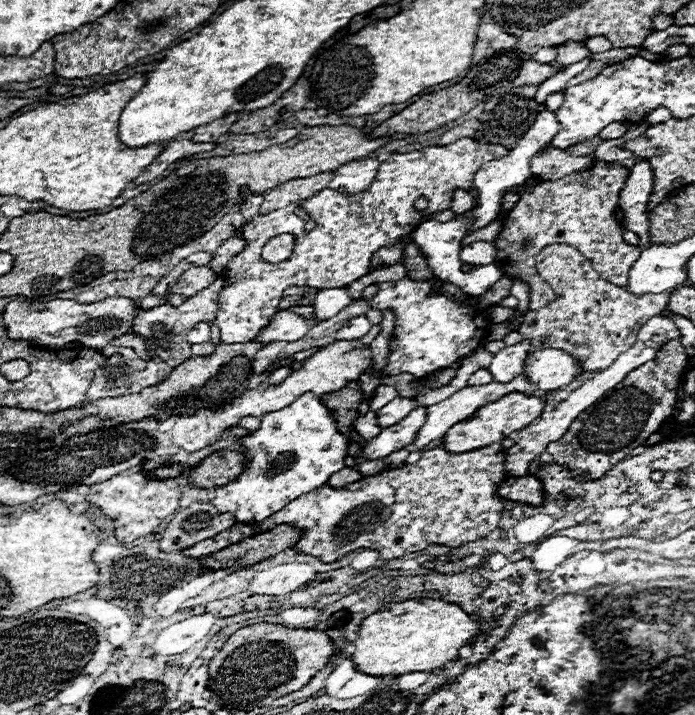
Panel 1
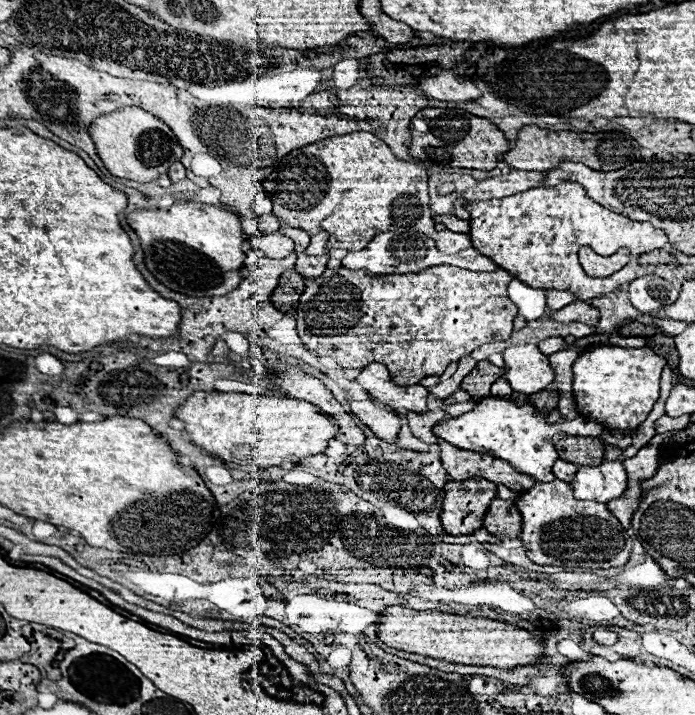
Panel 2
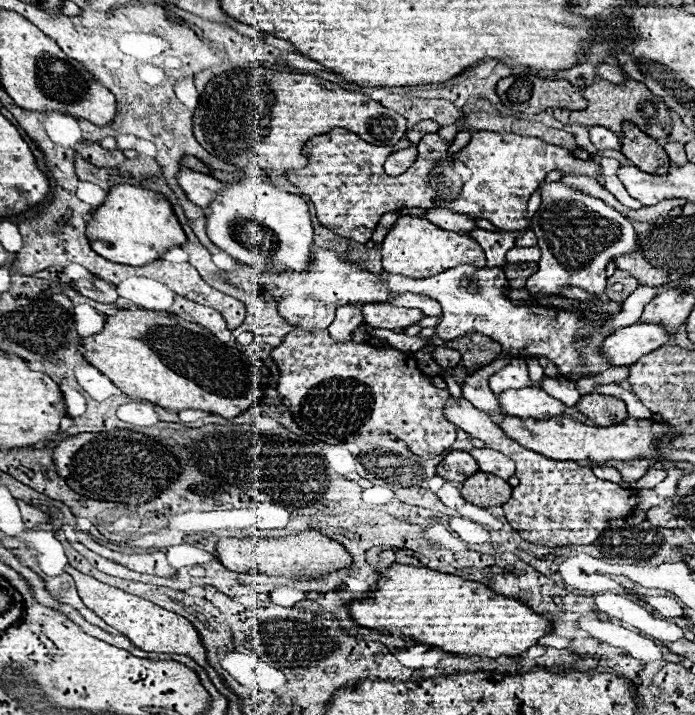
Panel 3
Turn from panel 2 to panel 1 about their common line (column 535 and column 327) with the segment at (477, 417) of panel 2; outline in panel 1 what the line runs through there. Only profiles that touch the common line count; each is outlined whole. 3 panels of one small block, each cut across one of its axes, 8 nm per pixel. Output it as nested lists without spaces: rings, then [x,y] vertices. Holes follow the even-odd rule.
[[[312,392],[302,394],[288,408],[264,414],[260,428],[240,438],[240,452],[246,454],[248,462],[236,480],[216,488],[212,504],[220,512],[232,512],[236,522],[262,522],[298,496],[320,488],[334,472],[342,470],[348,442],[338,432],[336,420],[322,400]]]

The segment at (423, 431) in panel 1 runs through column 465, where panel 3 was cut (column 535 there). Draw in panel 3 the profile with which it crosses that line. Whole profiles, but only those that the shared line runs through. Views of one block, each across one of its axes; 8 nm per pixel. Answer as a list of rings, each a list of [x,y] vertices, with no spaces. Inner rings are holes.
[[[530,386],[502,392],[498,400],[504,414],[534,420],[552,420],[556,416],[562,416],[566,408],[560,400],[554,400],[552,396],[542,392],[542,388],[530,388]]]

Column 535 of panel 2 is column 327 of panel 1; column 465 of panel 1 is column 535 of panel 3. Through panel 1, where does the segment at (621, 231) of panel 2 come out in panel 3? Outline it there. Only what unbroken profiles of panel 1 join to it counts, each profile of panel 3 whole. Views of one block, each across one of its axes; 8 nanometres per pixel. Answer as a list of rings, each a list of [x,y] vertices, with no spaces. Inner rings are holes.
[[[334,128],[306,144],[310,168],[294,170],[286,176],[290,184],[312,200],[316,218],[322,226],[338,236],[366,244],[372,238],[378,220],[384,214],[402,208],[448,208],[474,220],[484,218],[498,230],[522,230],[528,226],[526,204],[552,170],[560,170],[562,174],[584,174],[590,178],[600,174],[596,162],[574,158],[568,150],[540,138],[478,130],[472,134],[470,144],[454,156],[448,154],[448,144],[444,144],[438,134],[426,134],[416,144],[416,162],[404,174],[388,176],[384,172],[386,158],[392,152],[410,146],[412,142],[406,138],[396,146],[374,146],[352,132]]]

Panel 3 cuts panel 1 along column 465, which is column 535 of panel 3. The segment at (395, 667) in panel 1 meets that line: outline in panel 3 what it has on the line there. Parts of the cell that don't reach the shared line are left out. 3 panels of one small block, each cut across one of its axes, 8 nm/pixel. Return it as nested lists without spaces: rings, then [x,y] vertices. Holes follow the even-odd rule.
[[[392,564],[380,576],[382,580],[368,598],[350,604],[350,614],[358,626],[410,636],[420,644],[436,646],[444,652],[484,658],[522,656],[530,646],[538,646],[542,636],[552,632],[552,622],[542,614],[520,600],[494,594],[480,582],[402,564]]]

